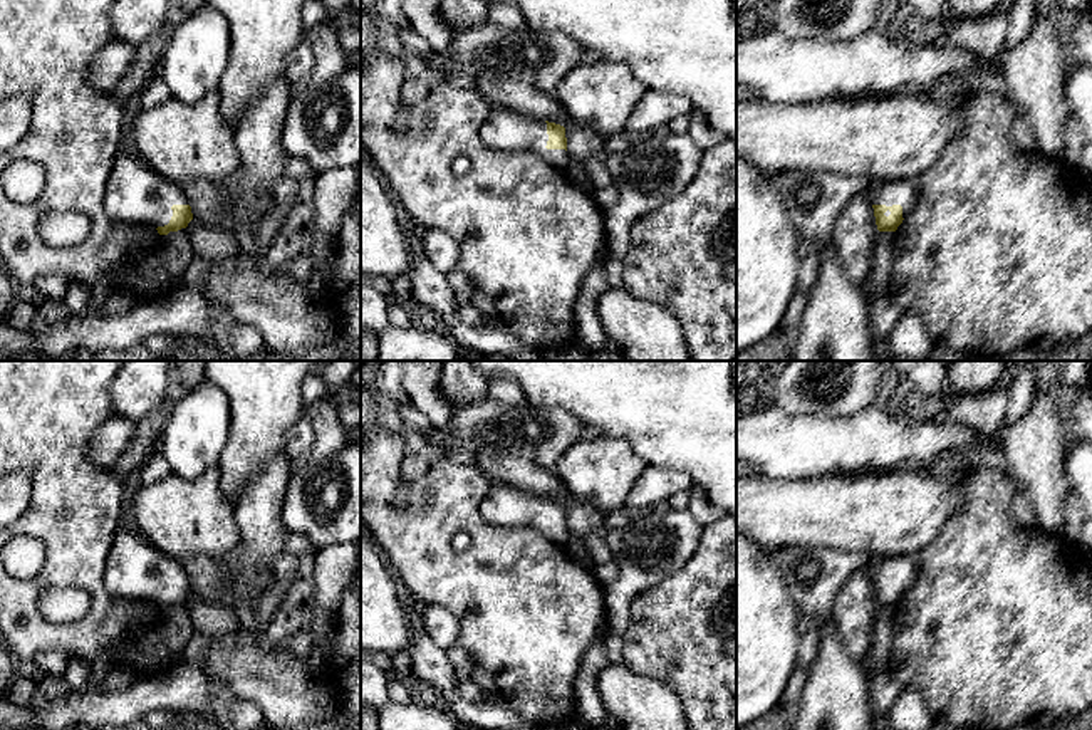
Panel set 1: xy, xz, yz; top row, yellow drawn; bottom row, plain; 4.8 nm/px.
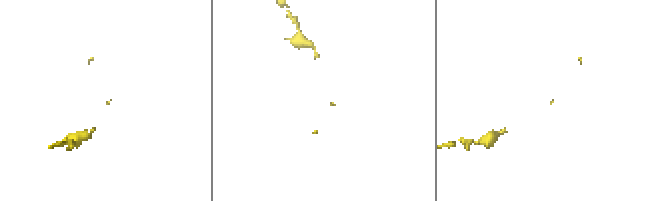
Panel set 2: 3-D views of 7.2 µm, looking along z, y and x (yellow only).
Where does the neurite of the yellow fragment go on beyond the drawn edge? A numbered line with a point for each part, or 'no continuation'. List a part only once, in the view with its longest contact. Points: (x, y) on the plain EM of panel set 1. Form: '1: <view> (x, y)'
1: yz (898, 568)

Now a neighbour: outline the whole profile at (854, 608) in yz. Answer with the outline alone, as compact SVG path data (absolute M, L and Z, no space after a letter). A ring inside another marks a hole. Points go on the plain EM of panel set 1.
M857 569L850 572L837 589L830 613L837 624L839 638L857 663L867 665L869 661L877 611L871 571Z

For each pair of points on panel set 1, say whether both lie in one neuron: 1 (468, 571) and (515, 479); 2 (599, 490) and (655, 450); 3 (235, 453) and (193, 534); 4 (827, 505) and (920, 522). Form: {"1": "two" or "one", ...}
{"1": "two", "2": "two", "3": "two", "4": "one"}

